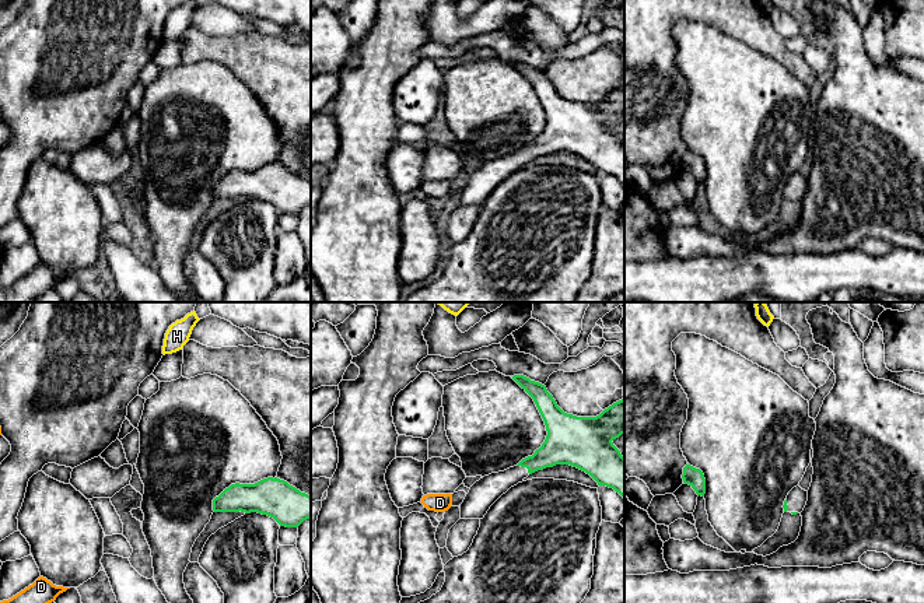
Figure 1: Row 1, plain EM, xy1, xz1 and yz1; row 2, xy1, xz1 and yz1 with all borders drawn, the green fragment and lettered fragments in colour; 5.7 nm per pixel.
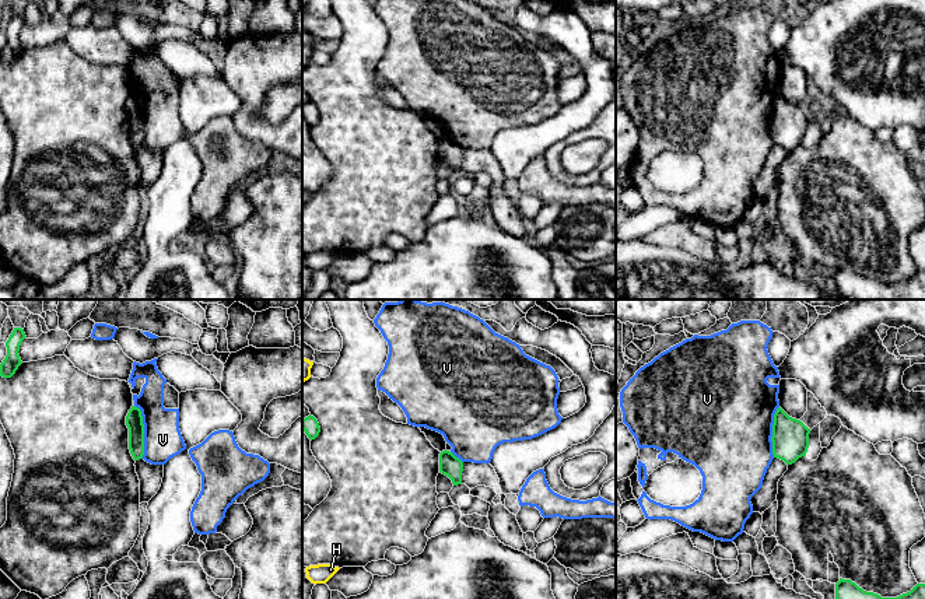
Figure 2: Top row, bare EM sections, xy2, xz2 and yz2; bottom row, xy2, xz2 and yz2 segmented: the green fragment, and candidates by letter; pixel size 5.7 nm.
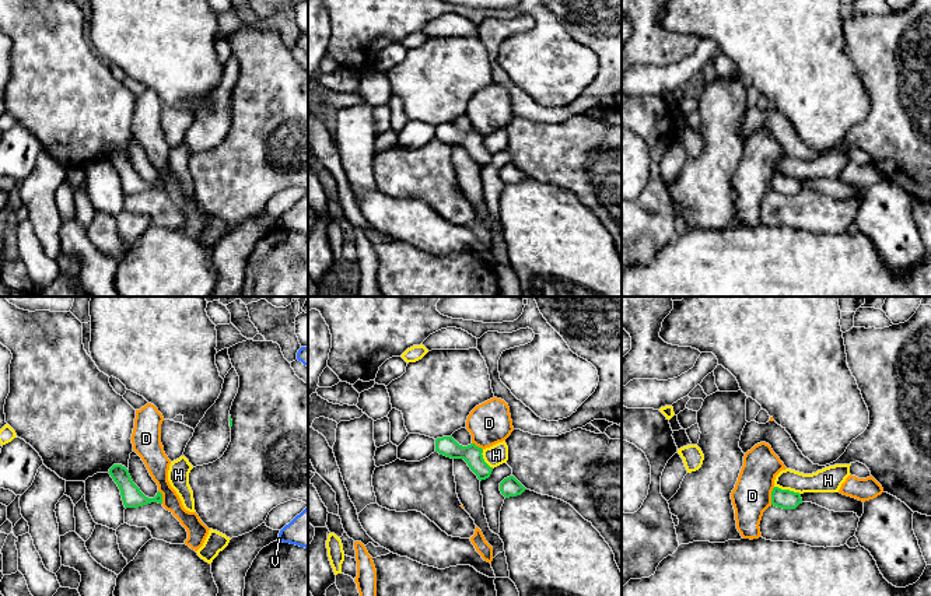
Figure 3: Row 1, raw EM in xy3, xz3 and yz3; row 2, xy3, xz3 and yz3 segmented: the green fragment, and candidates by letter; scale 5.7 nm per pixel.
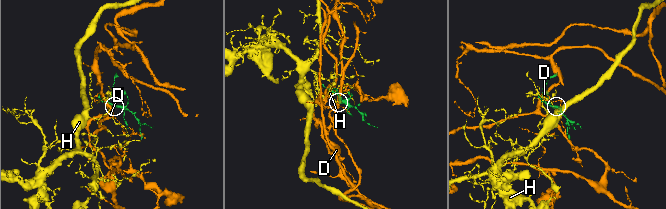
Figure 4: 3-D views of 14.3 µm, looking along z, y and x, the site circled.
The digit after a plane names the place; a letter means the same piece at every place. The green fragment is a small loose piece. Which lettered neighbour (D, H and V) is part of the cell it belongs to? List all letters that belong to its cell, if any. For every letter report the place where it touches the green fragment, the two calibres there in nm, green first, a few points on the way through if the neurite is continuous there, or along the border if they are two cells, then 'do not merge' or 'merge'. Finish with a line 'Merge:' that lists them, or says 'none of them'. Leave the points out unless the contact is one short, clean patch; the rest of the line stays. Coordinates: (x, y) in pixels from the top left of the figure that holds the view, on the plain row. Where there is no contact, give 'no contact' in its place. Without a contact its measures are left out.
D: meets green in yz3 at (772, 182); 110 nm thick on the green side, 220 nm on the other; border along yz3 (774, 174), (770, 190); do not merge
H: meets green in yz3 at (787, 176); 110 nm thick on the green side, 140 nm on the other; border along yz3 (774, 172), (800, 181); do not merge
V: meets green in xy2 at (143, 118); 100 nm thick on the green side, 220 nm on the other; border along xy2 (135, 91), (140, 97), (143, 111), (142, 144); do not merge
Merge: none of them

